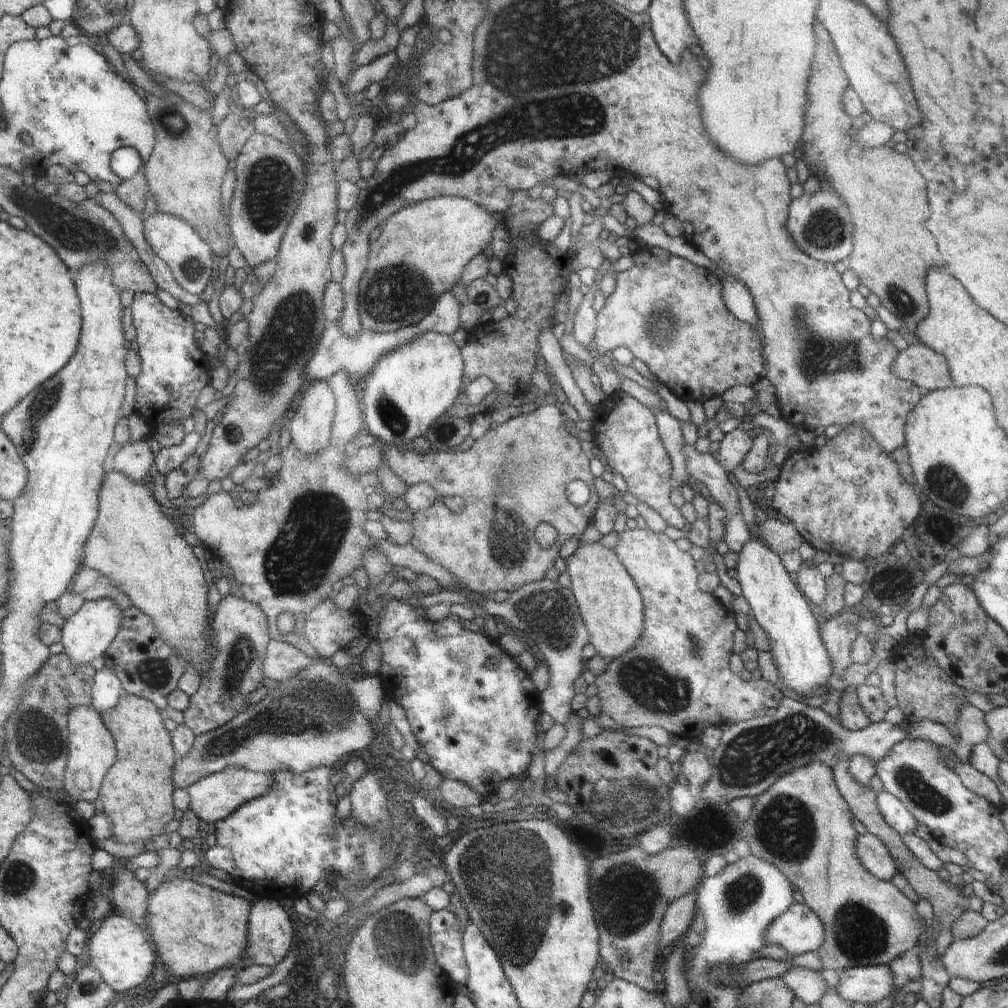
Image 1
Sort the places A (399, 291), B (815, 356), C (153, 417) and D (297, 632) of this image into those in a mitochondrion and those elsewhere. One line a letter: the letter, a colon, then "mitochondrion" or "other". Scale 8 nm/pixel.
A: mitochondrion
B: mitochondrion
C: other
D: other

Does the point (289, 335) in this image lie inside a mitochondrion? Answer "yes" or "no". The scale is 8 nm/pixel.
yes

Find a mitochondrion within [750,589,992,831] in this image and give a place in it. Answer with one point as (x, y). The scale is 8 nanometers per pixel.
(920, 792)

